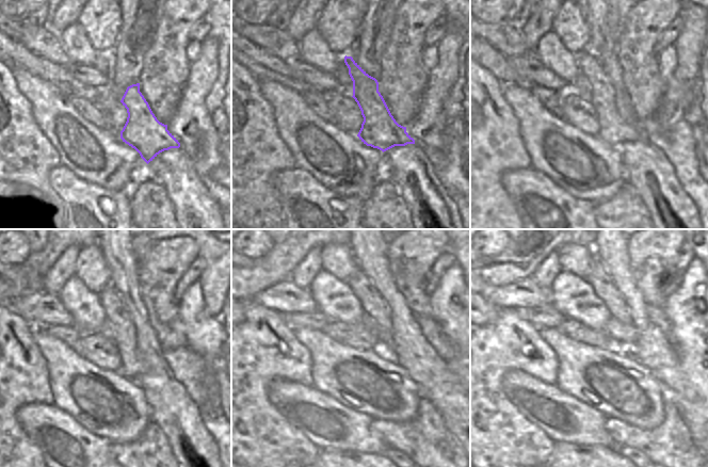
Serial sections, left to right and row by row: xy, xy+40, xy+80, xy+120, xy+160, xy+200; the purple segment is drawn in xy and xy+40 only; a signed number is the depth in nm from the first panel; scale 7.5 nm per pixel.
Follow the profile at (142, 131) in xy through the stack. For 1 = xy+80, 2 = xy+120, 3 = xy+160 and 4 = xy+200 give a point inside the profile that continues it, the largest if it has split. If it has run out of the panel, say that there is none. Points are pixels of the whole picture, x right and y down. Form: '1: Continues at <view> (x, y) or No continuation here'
1: Continues at xy+80 (614, 130)
2: Continues at xy+120 (118, 326)
3: Continues at xy+160 (374, 306)
4: Continues at xy+200 (598, 277).

